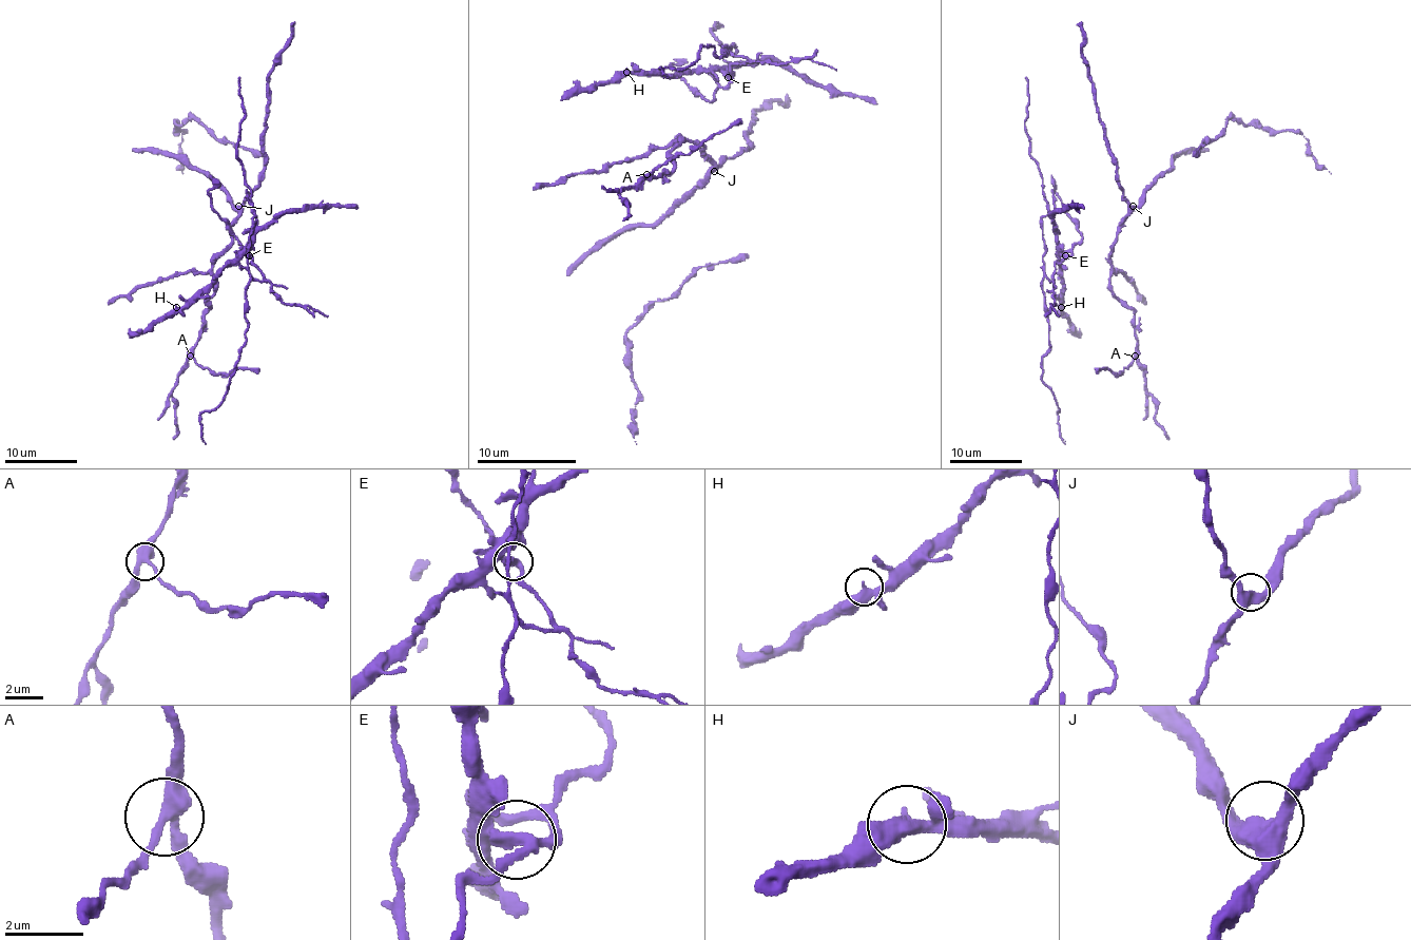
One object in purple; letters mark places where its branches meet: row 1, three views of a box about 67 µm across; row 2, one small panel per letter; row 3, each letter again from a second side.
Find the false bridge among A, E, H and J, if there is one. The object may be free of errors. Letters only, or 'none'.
E

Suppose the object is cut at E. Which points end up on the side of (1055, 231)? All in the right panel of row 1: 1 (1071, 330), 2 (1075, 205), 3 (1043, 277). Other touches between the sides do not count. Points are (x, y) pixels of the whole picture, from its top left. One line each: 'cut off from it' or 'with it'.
1: with it
2: with it
3: cut off from it

